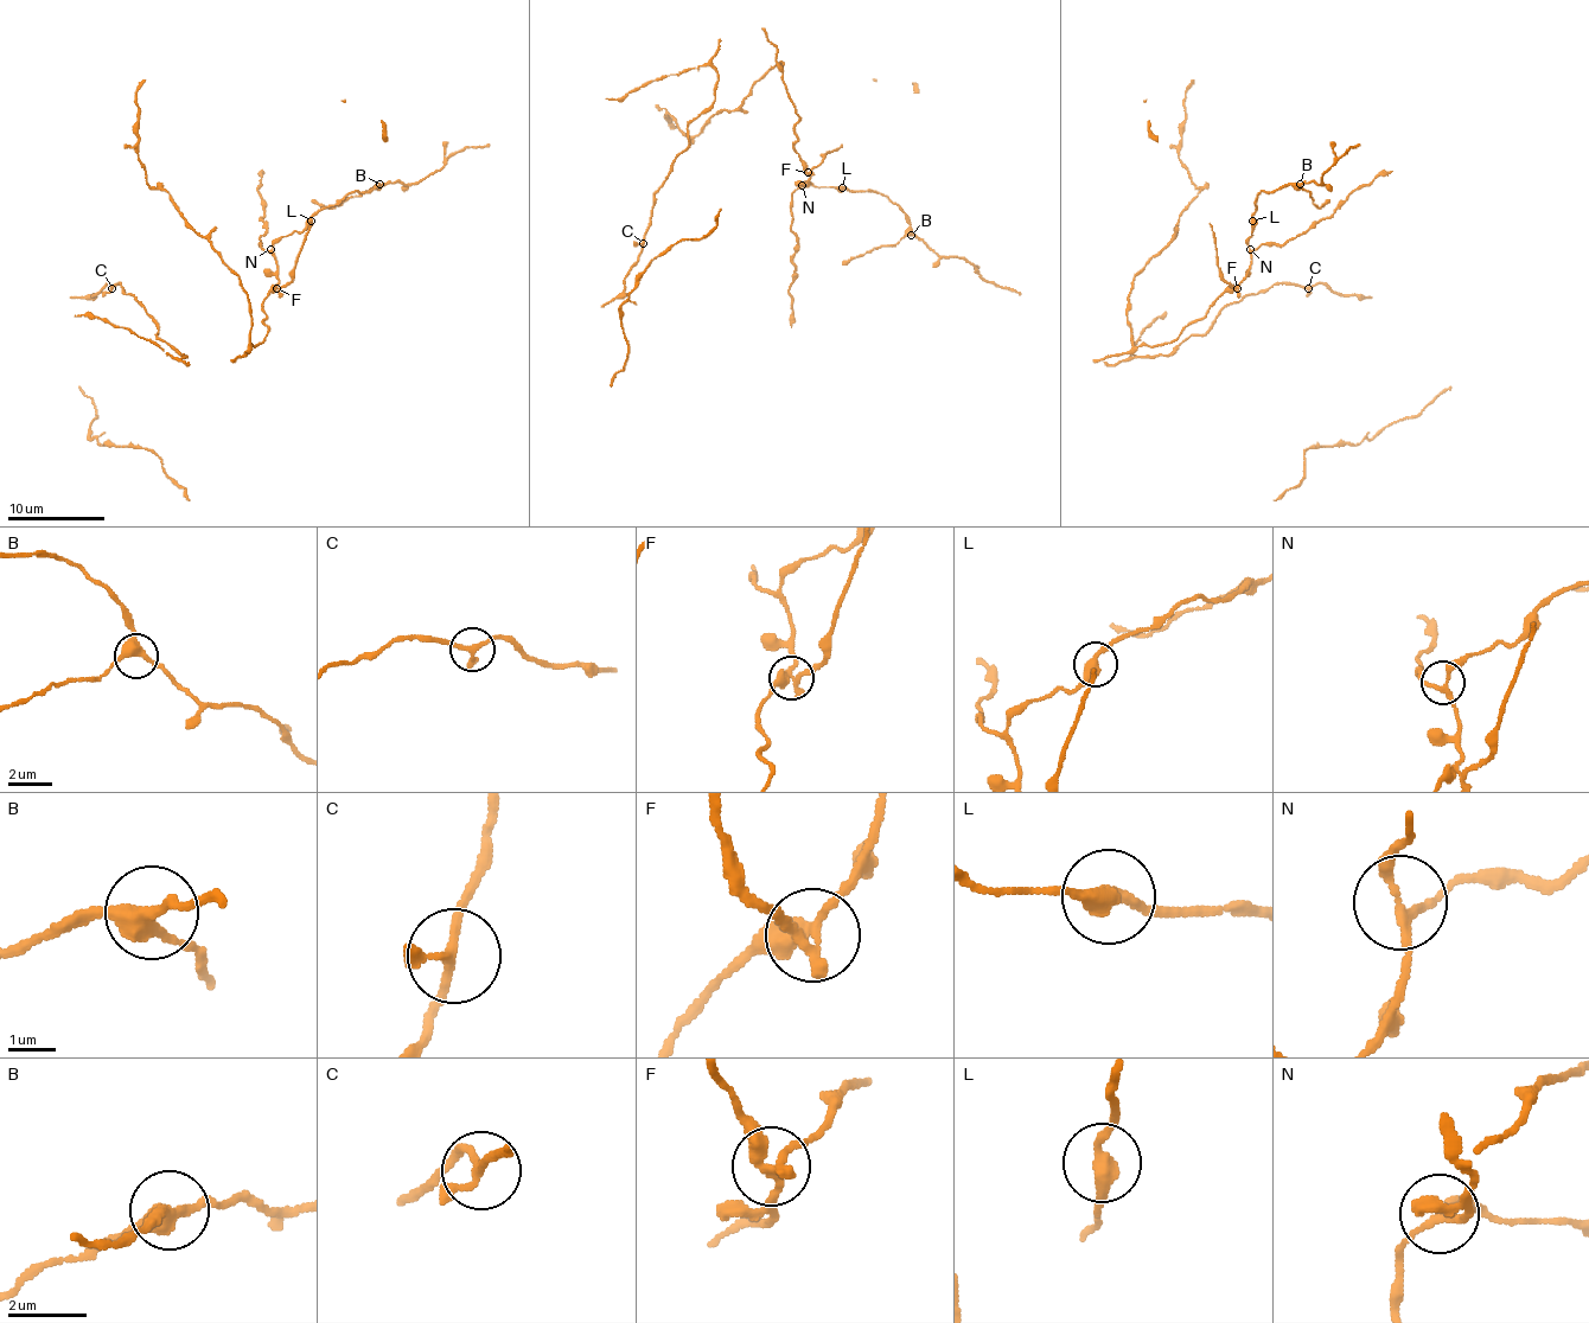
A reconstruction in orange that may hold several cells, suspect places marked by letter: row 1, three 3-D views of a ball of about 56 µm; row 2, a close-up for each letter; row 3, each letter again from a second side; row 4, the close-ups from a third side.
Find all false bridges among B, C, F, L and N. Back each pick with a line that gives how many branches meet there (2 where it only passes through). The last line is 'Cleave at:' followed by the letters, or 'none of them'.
F: 3 branches meet
Cleave at: F

